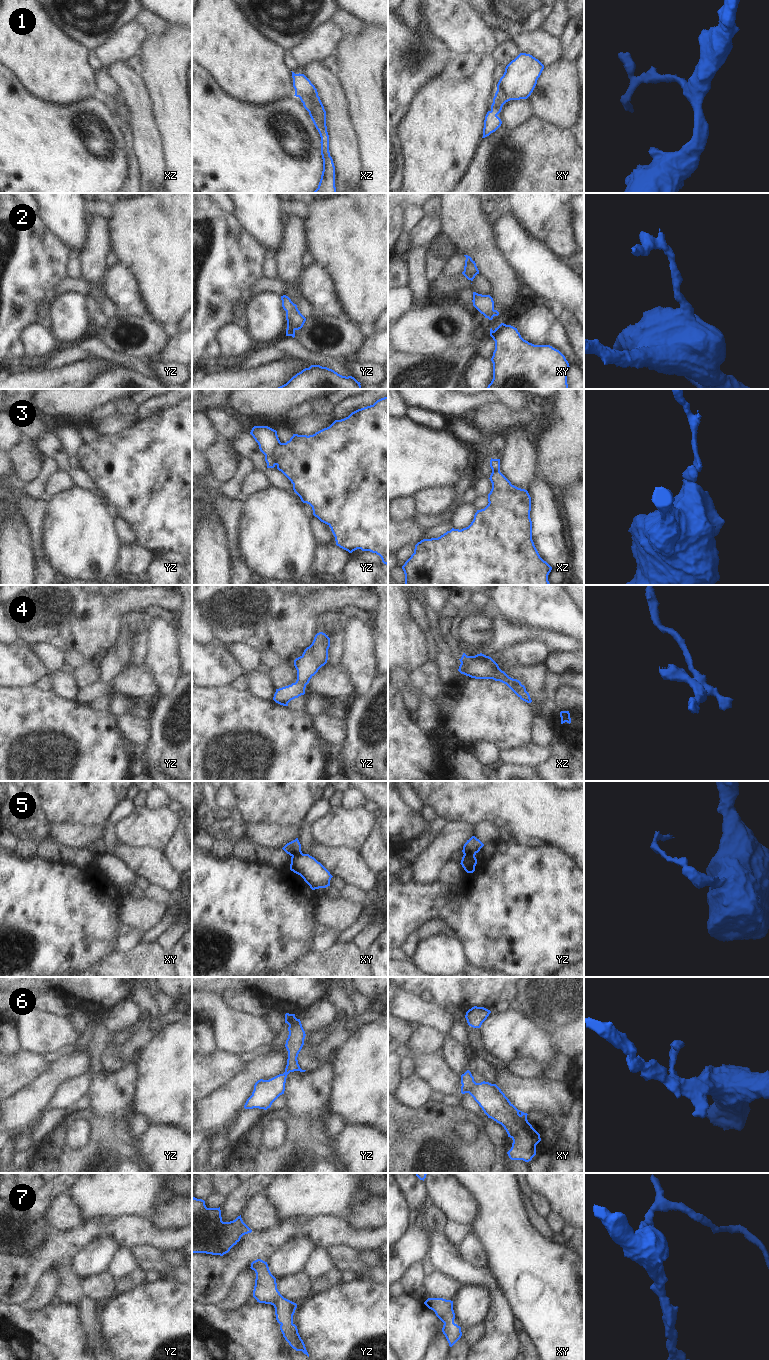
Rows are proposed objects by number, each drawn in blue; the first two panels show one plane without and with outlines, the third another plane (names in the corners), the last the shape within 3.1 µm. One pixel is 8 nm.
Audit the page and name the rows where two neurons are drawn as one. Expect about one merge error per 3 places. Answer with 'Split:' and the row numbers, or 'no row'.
Split: 3, 4, 5

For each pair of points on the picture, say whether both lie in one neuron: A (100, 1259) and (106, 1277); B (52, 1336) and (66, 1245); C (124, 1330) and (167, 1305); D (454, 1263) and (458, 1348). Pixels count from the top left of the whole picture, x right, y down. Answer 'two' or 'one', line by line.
A: two
B: two
C: one
D: two

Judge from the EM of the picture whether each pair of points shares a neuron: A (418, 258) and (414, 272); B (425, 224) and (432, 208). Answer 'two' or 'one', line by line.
A: one
B: two

